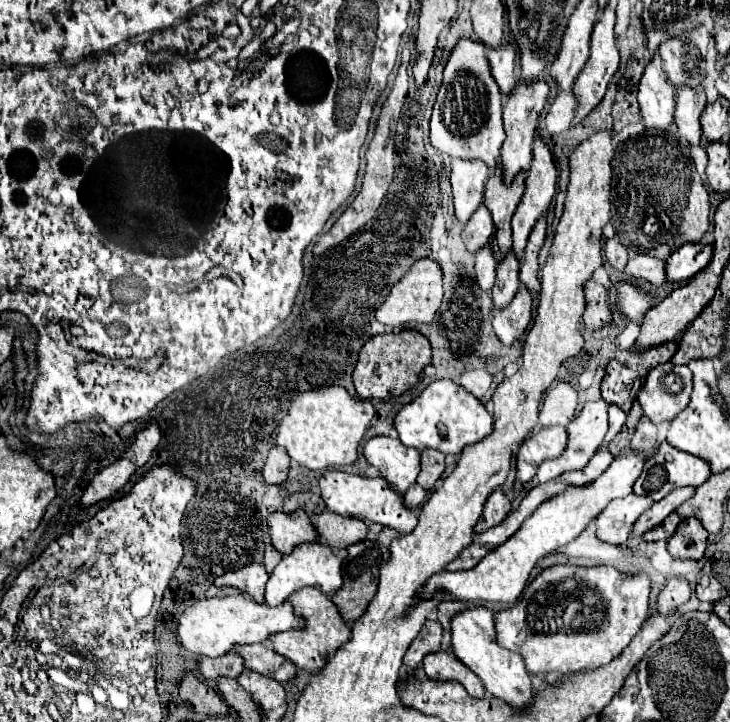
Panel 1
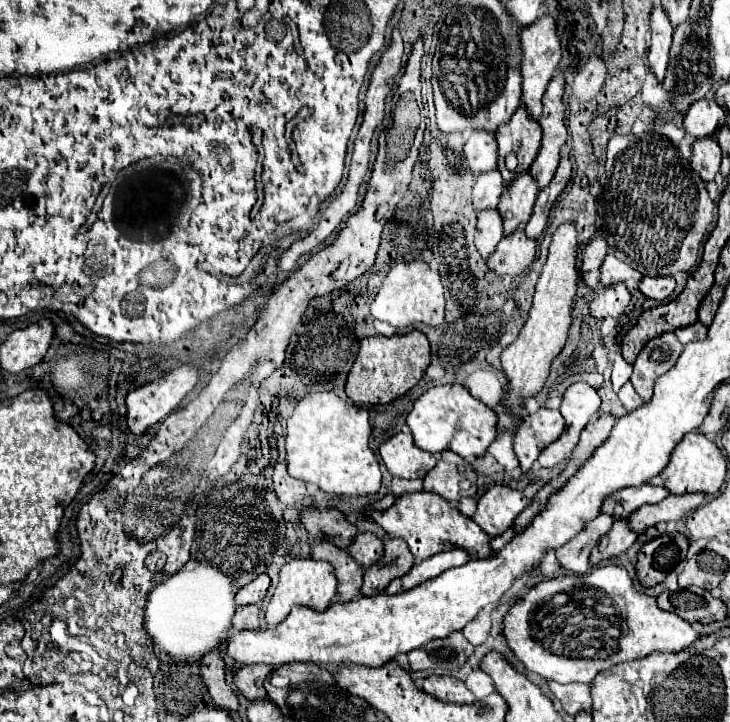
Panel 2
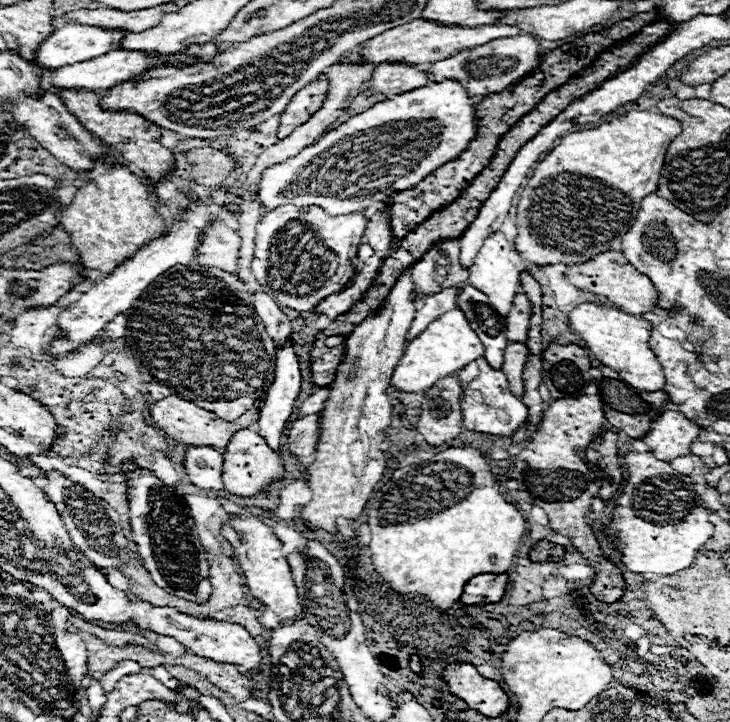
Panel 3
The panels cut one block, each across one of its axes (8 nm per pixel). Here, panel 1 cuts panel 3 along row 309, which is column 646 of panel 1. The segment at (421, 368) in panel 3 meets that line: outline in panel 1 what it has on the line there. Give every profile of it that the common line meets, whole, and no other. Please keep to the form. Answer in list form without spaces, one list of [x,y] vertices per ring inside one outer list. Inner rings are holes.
[[[626,450],[620,452],[620,456],[614,458],[608,470],[592,484],[584,488],[568,488],[560,496],[546,500],[530,518],[524,520],[520,530],[508,542],[504,542],[500,548],[494,548],[476,568],[468,572],[440,572],[432,576],[426,582],[422,596],[432,598],[438,590],[446,590],[446,600],[514,602],[522,594],[524,584],[532,568],[536,566],[538,558],[574,540],[590,524],[590,520],[596,518],[606,508],[606,504],[610,504],[614,498],[624,498],[632,492],[632,486],[640,476],[646,458],[648,454],[636,454]]]

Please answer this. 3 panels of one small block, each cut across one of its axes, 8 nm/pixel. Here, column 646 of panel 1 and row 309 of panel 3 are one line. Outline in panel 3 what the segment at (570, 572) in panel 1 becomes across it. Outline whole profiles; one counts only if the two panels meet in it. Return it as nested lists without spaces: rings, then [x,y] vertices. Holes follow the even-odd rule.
[[[588,302],[588,304],[580,304],[570,314],[570,324],[580,334],[580,338],[588,344],[588,350],[596,356],[596,360],[616,370],[624,382],[646,392],[662,390],[664,372],[656,354],[648,348],[652,324],[648,324],[644,318],[626,314],[614,306],[596,306]]]

